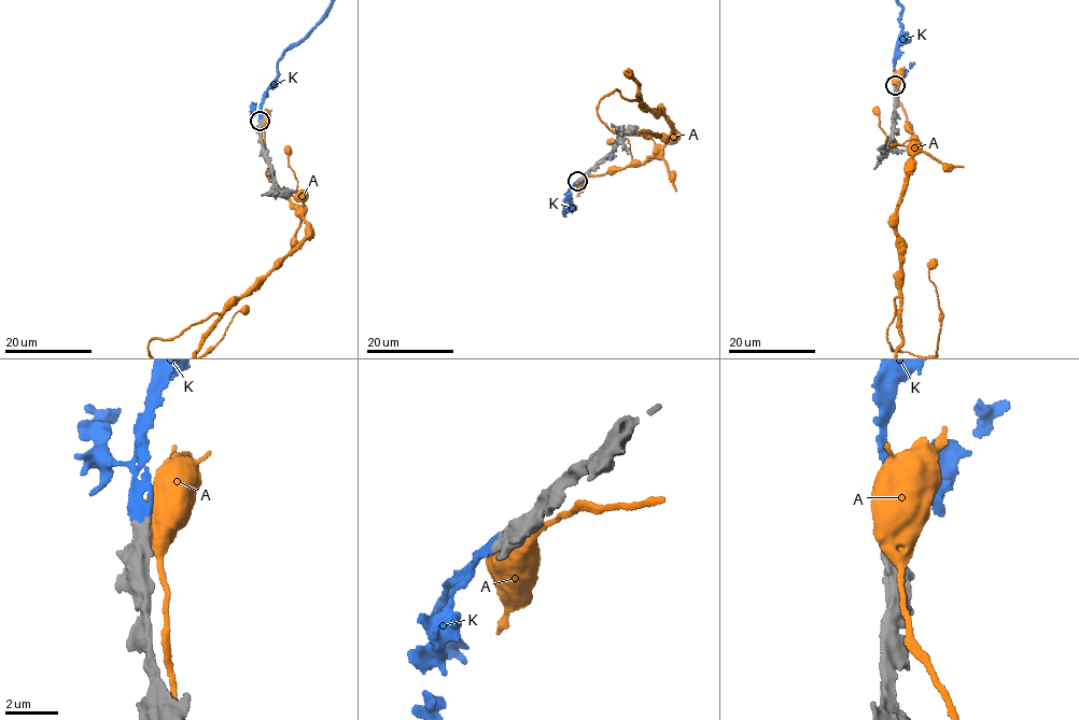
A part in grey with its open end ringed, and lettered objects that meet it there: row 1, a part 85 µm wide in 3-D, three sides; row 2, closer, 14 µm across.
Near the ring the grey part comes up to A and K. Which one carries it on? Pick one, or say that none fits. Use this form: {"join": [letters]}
{"join": ["K"]}

